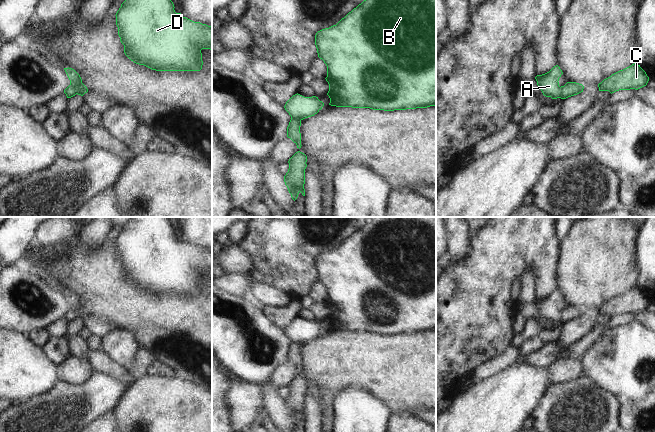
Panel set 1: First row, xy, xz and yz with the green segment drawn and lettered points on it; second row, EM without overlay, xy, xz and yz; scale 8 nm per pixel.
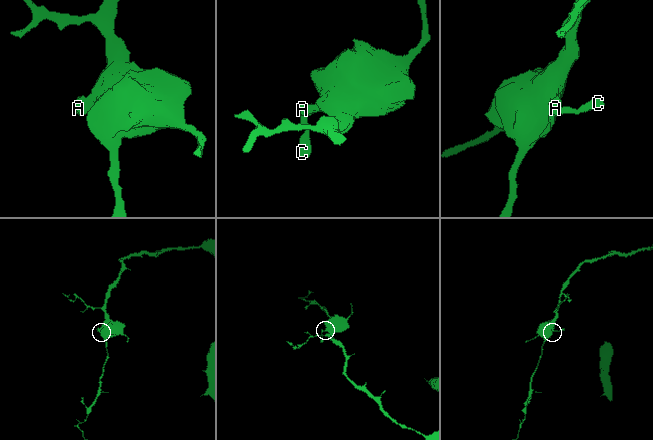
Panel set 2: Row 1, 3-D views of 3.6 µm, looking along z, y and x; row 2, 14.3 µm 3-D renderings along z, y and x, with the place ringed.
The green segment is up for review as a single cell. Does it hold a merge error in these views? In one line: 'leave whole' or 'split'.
leave whole

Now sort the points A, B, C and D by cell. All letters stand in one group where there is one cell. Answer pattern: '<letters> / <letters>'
A B C D

